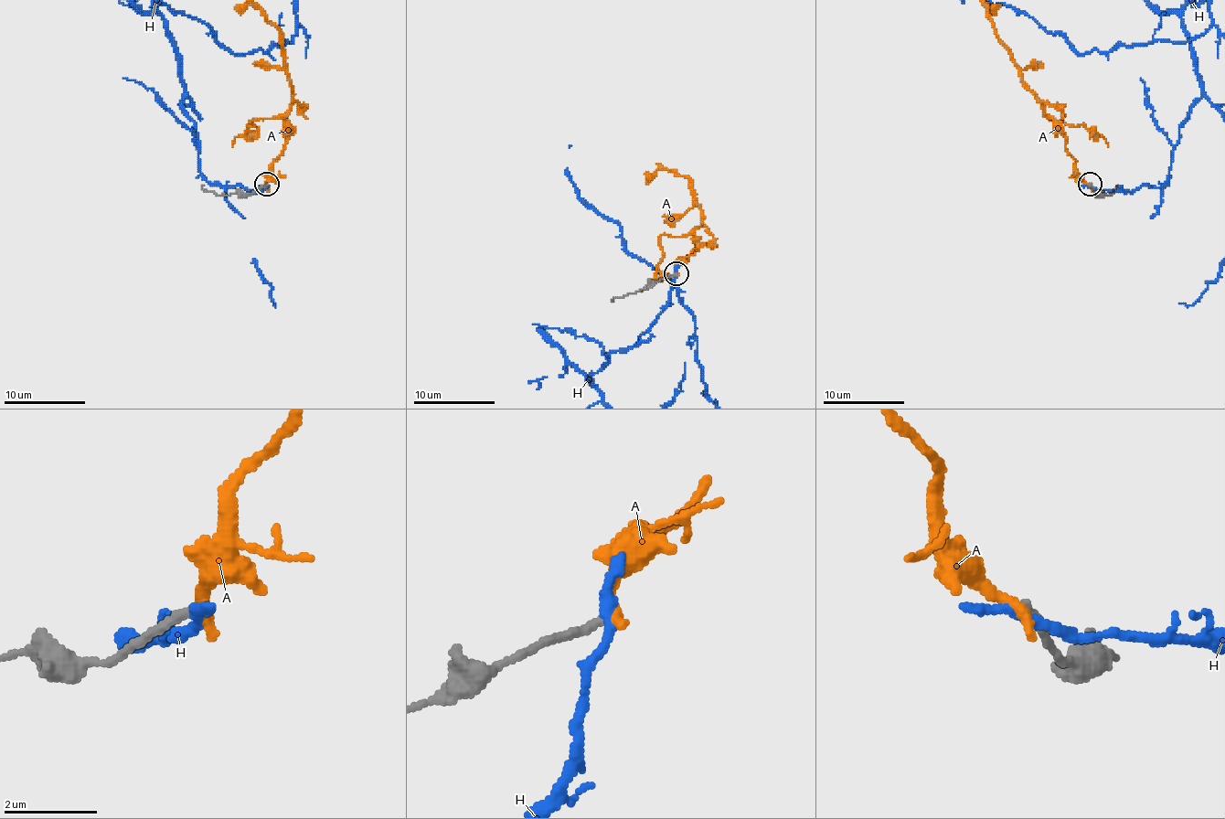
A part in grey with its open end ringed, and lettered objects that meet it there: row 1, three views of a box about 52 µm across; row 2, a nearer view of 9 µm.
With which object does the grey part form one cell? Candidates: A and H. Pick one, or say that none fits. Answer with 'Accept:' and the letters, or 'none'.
Accept: none

